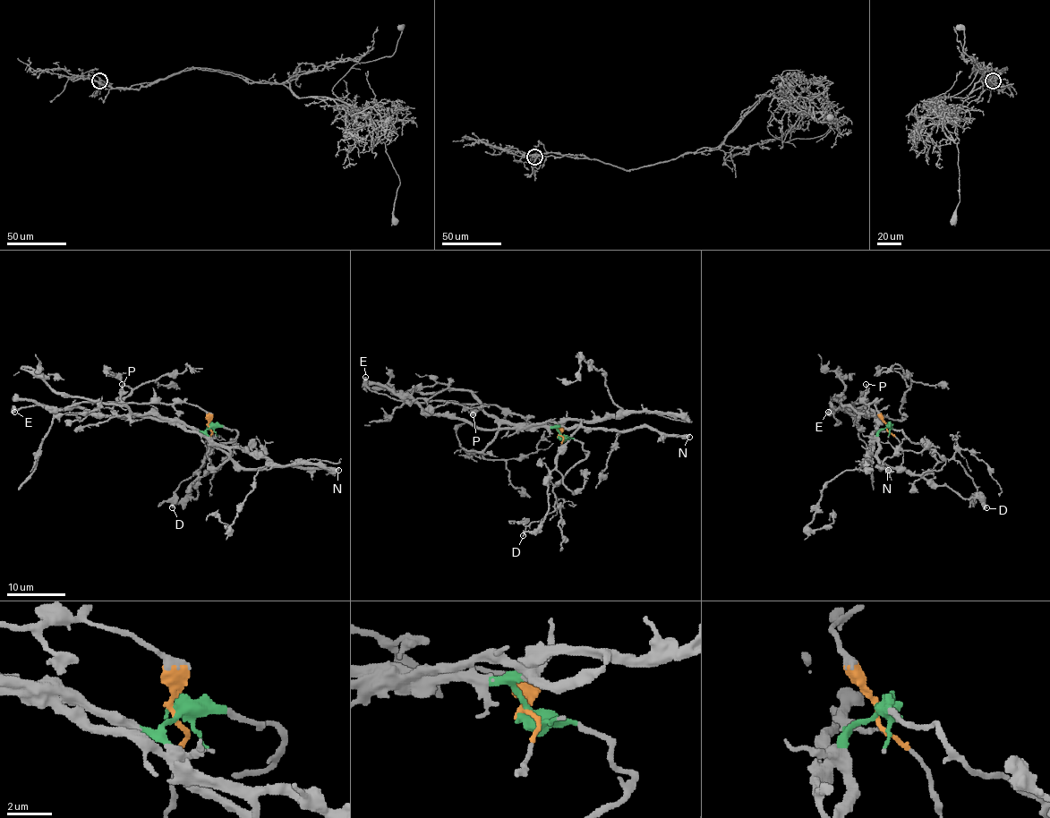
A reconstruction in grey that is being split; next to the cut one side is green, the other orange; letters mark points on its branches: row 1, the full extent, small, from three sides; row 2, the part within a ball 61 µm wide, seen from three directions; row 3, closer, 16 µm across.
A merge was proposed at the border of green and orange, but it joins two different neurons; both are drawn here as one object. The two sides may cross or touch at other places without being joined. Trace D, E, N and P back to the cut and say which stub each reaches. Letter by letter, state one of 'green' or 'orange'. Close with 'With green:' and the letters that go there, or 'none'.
D: orange
E: orange
N: green
P: orange
With green: N

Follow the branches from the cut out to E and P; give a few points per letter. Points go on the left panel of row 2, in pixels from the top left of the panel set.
E: (209, 426), (209, 416), (186, 403), (77, 403), (52, 410), (39, 404), (14, 412)
P: (209, 426), (209, 416), (197, 405), (124, 403), (120, 398), (122, 384)

